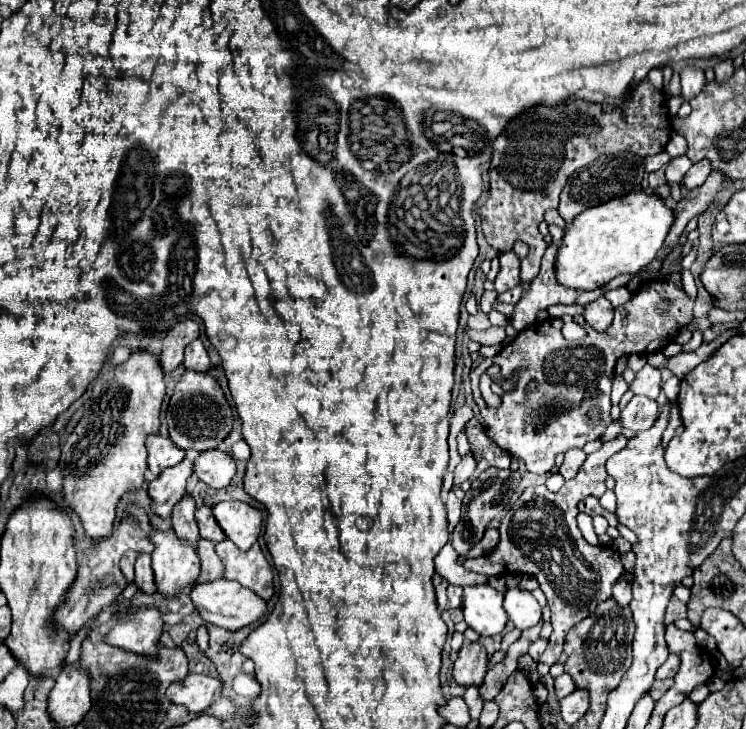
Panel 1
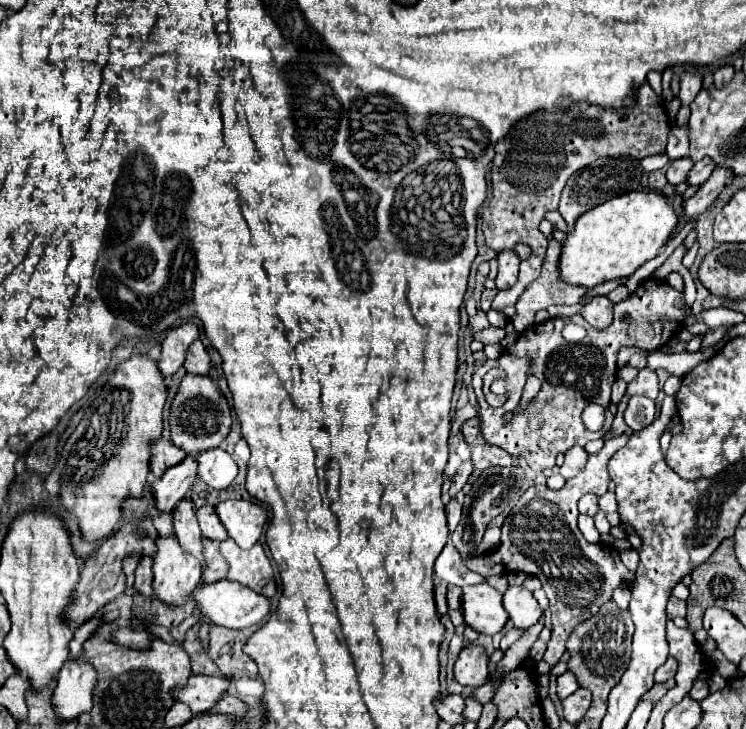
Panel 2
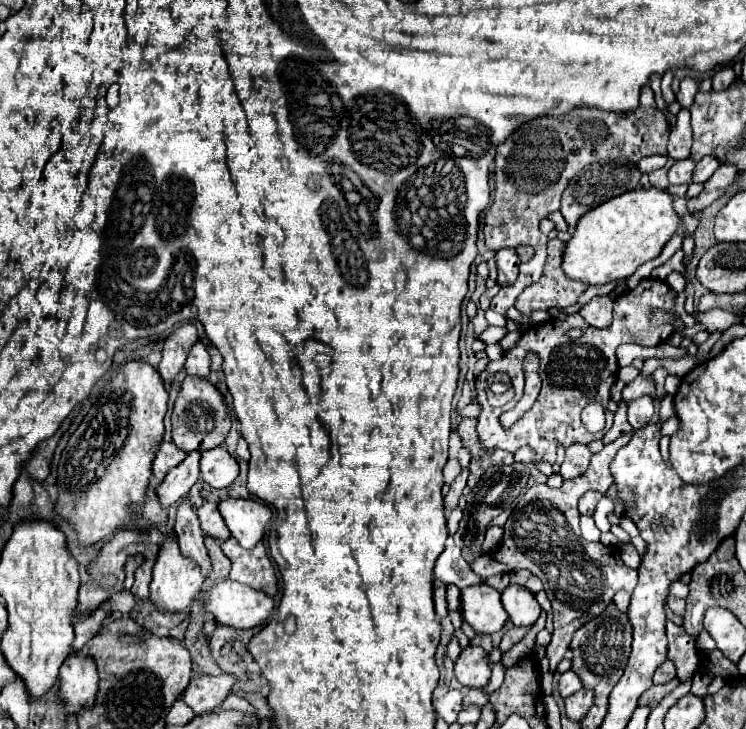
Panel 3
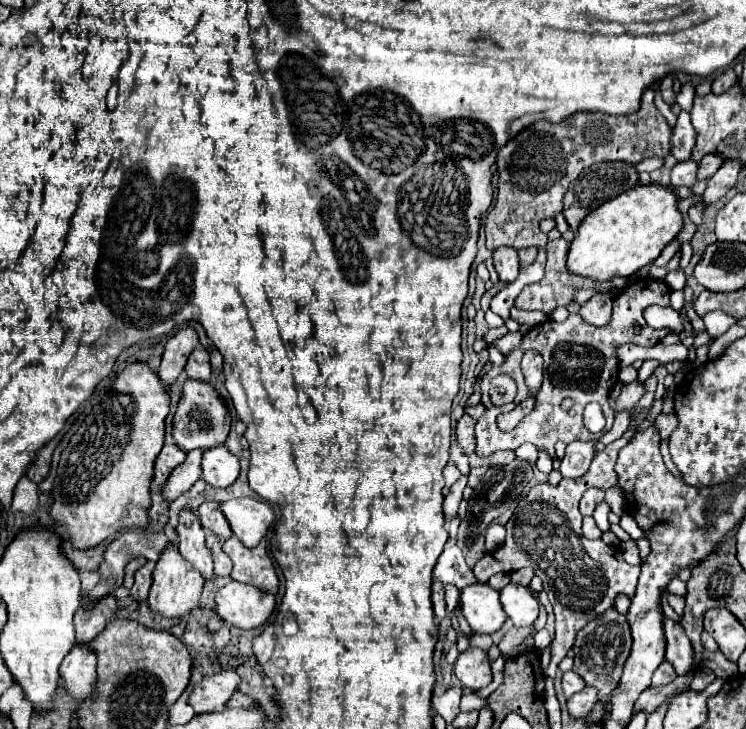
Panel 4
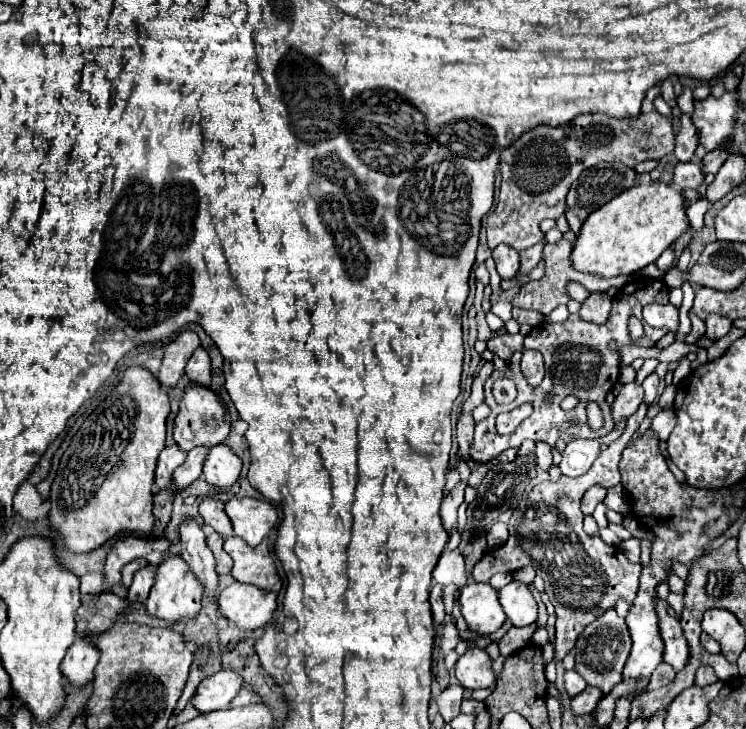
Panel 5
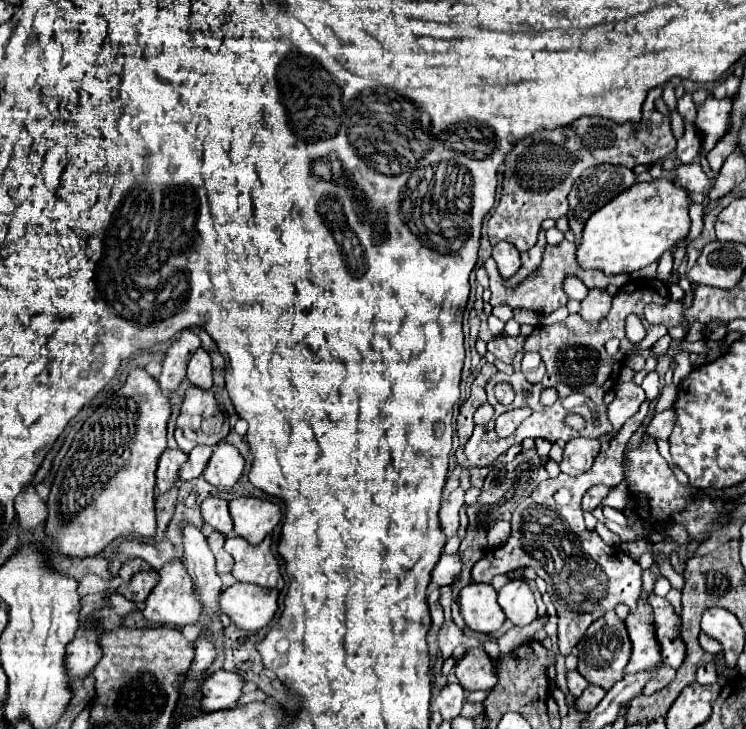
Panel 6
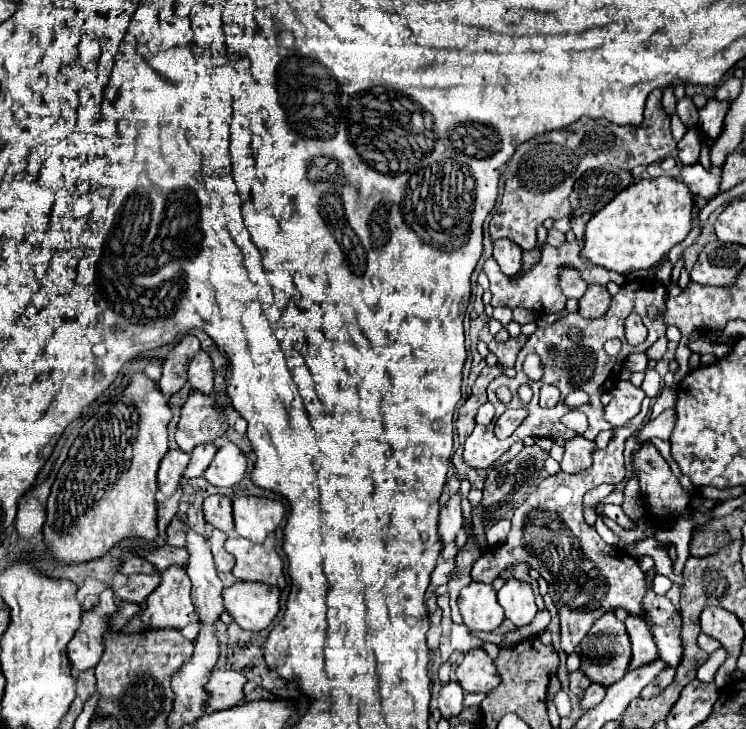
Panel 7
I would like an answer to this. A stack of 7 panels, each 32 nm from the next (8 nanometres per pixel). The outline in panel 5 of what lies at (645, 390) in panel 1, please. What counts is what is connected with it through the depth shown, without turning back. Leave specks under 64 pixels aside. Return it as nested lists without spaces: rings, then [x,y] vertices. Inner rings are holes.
[[[636,382],[622,384],[620,394],[616,396],[616,400],[612,404],[612,418],[620,420],[620,418],[632,416],[638,410],[642,398],[644,398],[644,390],[640,384],[636,384]]]

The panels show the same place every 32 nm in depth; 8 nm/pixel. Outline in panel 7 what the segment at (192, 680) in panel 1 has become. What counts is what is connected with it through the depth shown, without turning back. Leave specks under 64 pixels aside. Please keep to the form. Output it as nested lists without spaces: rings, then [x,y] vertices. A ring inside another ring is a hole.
[[[214,670],[208,684],[206,692],[210,694],[208,706],[212,710],[226,710],[244,700],[244,684],[246,676],[236,672],[236,670]]]

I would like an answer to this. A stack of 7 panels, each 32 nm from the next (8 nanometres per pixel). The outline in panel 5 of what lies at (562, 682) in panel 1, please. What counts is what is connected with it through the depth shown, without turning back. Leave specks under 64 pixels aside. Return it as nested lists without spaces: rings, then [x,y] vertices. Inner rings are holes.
[[[568,670],[564,674],[564,688],[566,688],[568,696],[576,696],[586,688],[586,680],[580,678],[580,674],[576,674],[574,670]]]

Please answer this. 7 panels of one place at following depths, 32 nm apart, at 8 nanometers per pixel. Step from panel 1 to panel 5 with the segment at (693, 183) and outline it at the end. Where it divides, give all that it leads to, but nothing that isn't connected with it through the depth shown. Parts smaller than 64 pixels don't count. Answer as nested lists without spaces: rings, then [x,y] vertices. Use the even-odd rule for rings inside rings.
[[[718,148],[716,152],[708,152],[702,160],[702,174],[716,174],[720,170],[720,166],[724,164],[724,160],[728,158],[726,148]]]

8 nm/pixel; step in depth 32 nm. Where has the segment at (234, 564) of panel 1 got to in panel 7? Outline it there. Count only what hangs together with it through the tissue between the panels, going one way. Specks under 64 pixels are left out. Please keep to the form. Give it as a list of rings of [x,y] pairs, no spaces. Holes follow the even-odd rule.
[[[240,536],[226,540],[228,552],[236,558],[232,574],[242,582],[262,582],[276,588],[284,588],[286,580],[282,574],[282,556],[274,546],[252,544]]]

